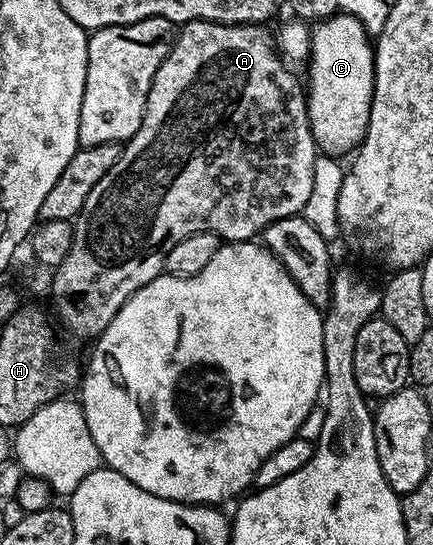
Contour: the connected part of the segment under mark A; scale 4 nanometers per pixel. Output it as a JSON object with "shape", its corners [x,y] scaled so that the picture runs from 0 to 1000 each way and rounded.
{"shape":[[[450,35],[450,37],[446,37],[446,39],[443,39],[443,40],[441,40],[441,42],[427,42],[427,44],[420,44],[420,48],[416,48],[416,50],[413,50],[413,51],[411,51],[411,57],[409,57],[409,62],[406,62],[406,68],[404,68],[404,81],[400,81],[400,84],[395,84],[395,94],[393,94],[393,97],[390,97],[390,99],[388,99],[388,101],[386,101],[386,103],[383,103],[383,105],[381,105],[381,112],[372,112],[372,119],[370,119],[370,121],[367,121],[367,125],[365,125],[365,127],[363,127],[363,134],[360,134],[360,136],[358,136],[358,139],[356,139],[356,141],[353,141],[353,156],[351,156],[351,158],[349,158],[349,161],[346,161],[346,163],[344,163],[344,178],[342,178],[342,180],[339,180],[339,191],[337,191],[337,193],[335,193],[335,207],[333,207],[333,209],[330,209],[330,220],[328,220],[328,222],[326,222],[326,237],[316,237],[316,244],[314,244],[314,246],[312,246],[312,248],[309,248],[309,250],[307,250],[307,253],[305,253],[305,255],[298,255],[298,257],[293,257],[293,261],[291,261],[291,264],[289,264],[289,268],[286,268],[286,270],[284,270],[284,272],[282,272],[282,275],[277,275],[277,281],[275,281],[275,294],[273,294],[273,295],[270,295],[270,303],[261,303],[261,310],[252,310],[252,317],[242,317],[242,325],[233,325],[233,332],[224,332],[224,339],[215,339],[215,347],[206,347],[206,361],[196,361],[196,376],[194,376],[194,378],[192,378],[192,380],[189,380],[189,383],[187,383],[187,385],[185,385],[185,387],[182,387],[182,391],[180,391],[180,396],[178,396],[178,400],[176,400],[176,402],[173,402],[173,404],[171,404],[171,413],[173,413],[173,433],[171,433],[171,435],[169,435],[169,450],[159,450],[159,468],[157,468],[157,470],[155,470],[155,472],[150,472],[150,479],[141,479],[141,486],[139,486],[139,488],[136,488],[136,490],[129,490],[129,492],[125,492],[125,497],[122,497],[122,503],[120,503],[120,505],[118,505],[118,506],[115,506],[115,512],[113,512],[113,543],[115,543],[115,541],[118,541],[118,556],[120,556],[120,560],[122,560],[122,561],[127,561],[127,578],[129,578],[129,580],[127,580],[127,578],[125,578],[125,583],[127,583],[127,585],[129,585],[129,587],[132,587],[132,593],[134,593],[134,585],[132,585],[132,583],[136,583],[136,593],[139,593],[139,596],[141,596],[141,598],[145,598],[145,600],[148,600],[148,604],[150,604],[150,606],[155,606],[155,607],[157,607],[157,611],[159,611],[159,613],[164,613],[164,615],[166,615],[166,618],[169,618],[169,620],[173,620],[173,622],[203,622],[203,626],[217,626],[217,624],[222,624],[222,622],[226,622],[226,620],[229,620],[229,615],[231,615],[231,613],[233,613],[233,609],[236,609],[236,607],[238,607],[238,606],[240,606],[240,604],[242,604],[242,602],[247,602],[247,598],[249,598],[249,596],[252,596],[252,589],[261,589],[261,582],[263,582],[263,580],[266,580],[266,576],[268,576],[268,574],[270,574],[270,567],[279,567],[279,560],[289,560],[289,552],[298,552],[298,545],[307,545],[307,538],[316,538],[316,530],[326,530],[326,528],[328,528],[328,527],[333,527],[333,525],[335,525],[335,523],[344,523],[344,516],[353,516],[353,514],[356,514],[356,512],[358,512],[358,510],[360,510],[360,508],[365,508],[365,506],[367,506],[367,505],[372,505],[372,503],[379,503],[379,494],[376,494],[376,481],[379,481],[379,479],[381,479],[381,472],[383,472],[383,470],[386,470],[386,466],[388,466],[388,464],[390,464],[390,457],[400,457],[400,450],[409,450],[409,442],[427,442],[427,435],[436,435],[436,433],[439,433],[439,431],[443,431],[443,429],[446,429],[446,428],[464,428],[464,426],[467,426],[467,424],[480,424],[480,426],[483,426],[483,428],[492,428],[492,429],[494,429],[494,431],[501,431],[501,433],[506,433],[506,437],[508,437],[508,440],[515,440],[515,442],[531,442],[531,444],[538,444],[538,446],[568,446],[568,444],[573,444],[573,442],[580,442],[580,440],[587,440],[587,439],[589,439],[589,437],[591,437],[591,435],[598,435],[598,433],[605,433],[605,429],[607,429],[607,424],[610,424],[610,420],[614,420],[614,417],[619,417],[619,415],[621,415],[621,413],[630,413],[630,406],[649,406],[649,404],[651,404],[651,402],[656,402],[656,400],[658,400],[658,398],[667,398],[667,396],[670,396],[670,394],[688,394],[688,393],[693,393],[693,389],[697,389],[697,387],[700,387],[700,385],[702,385],[702,380],[704,380],[704,376],[707,376],[707,369],[711,369],[711,365],[714,365],[714,354],[718,354],[718,352],[721,352],[721,345],[723,345],[723,314],[725,314],[725,295],[727,295],[727,290],[730,290],[730,286],[732,286],[732,272],[730,272],[730,268],[727,268],[727,253],[725,253],[725,251],[723,251],[723,244],[721,244],[721,242],[718,242],[718,231],[716,231],[716,229],[714,229],[714,215],[711,215],[711,213],[709,213],[709,178],[707,178],[707,172],[704,172],[704,160],[702,160],[702,154],[700,154],[700,160],[697,160],[697,156],[695,156],[695,154],[691,154],[691,145],[688,145],[688,141],[686,141],[686,139],[681,139],[681,138],[679,138],[679,134],[677,134],[677,132],[672,132],[672,130],[679,130],[679,128],[674,128],[674,125],[672,125],[672,123],[670,123],[670,121],[665,121],[665,117],[663,117],[663,116],[661,116],[661,114],[656,114],[656,110],[654,110],[654,108],[651,108],[651,106],[649,106],[649,103],[647,103],[647,99],[644,99],[644,95],[642,95],[642,92],[640,92],[640,79],[637,79],[637,73],[635,73],[635,72],[633,72],[633,70],[630,70],[630,64],[628,64],[628,59],[626,59],[626,64],[624,64],[624,61],[621,61],[621,59],[617,59],[617,57],[614,57],[614,55],[617,55],[617,53],[619,53],[619,51],[617,51],[617,50],[614,50],[614,48],[607,48],[607,46],[591,46],[591,44],[584,44],[584,42],[485,42],[485,40],[483,40],[483,39],[473,39],[473,37],[471,37],[471,35]]]}

